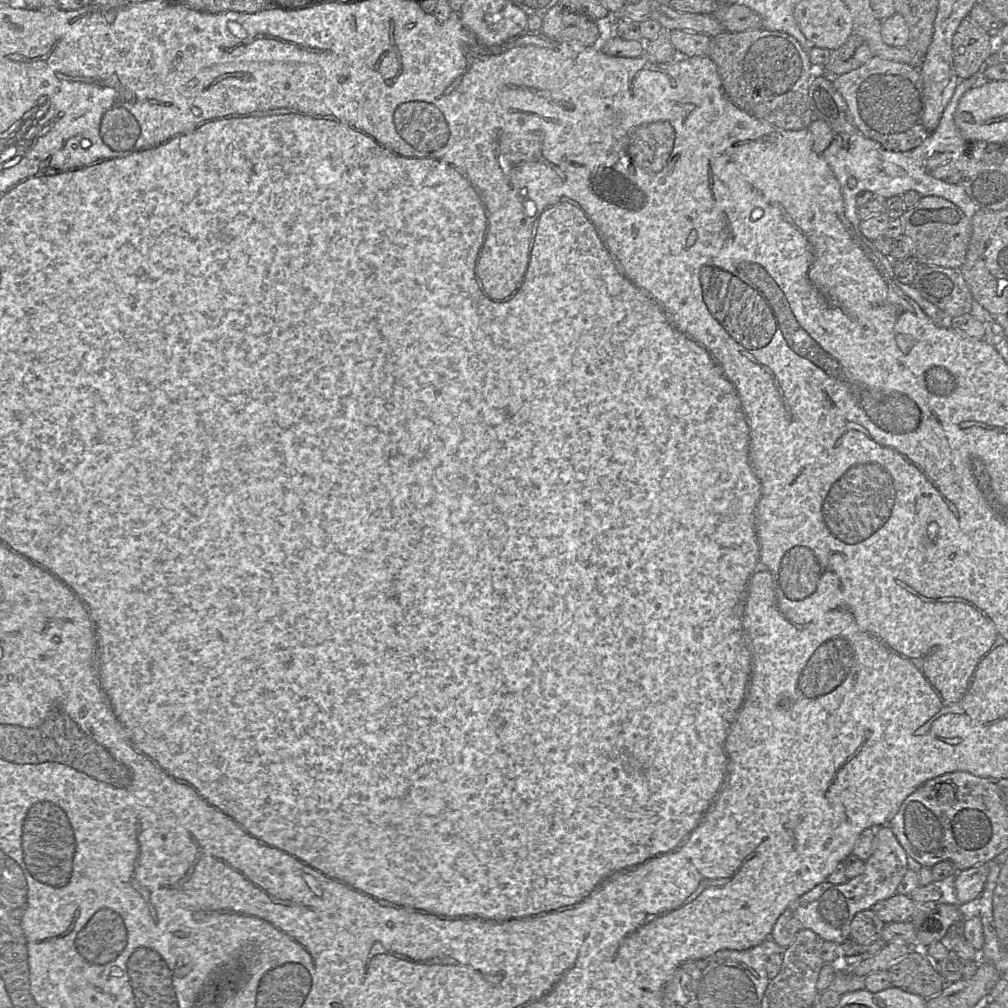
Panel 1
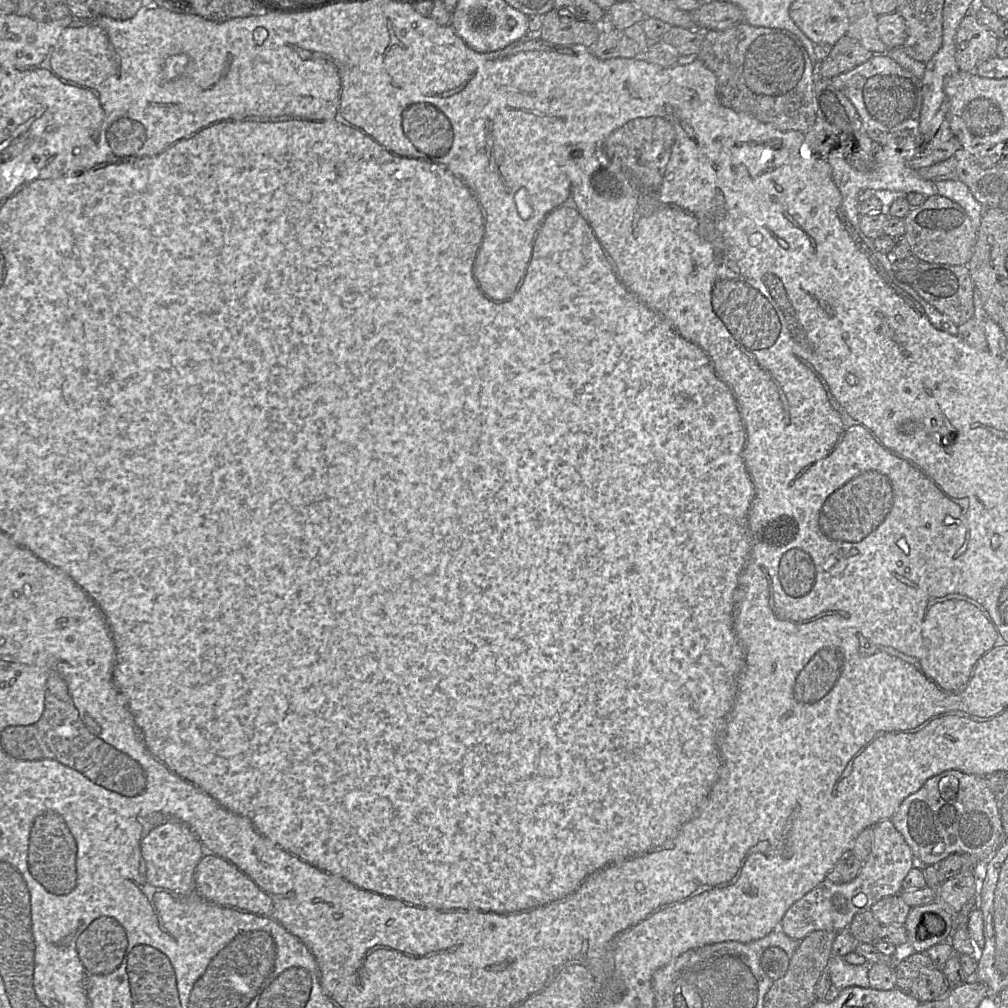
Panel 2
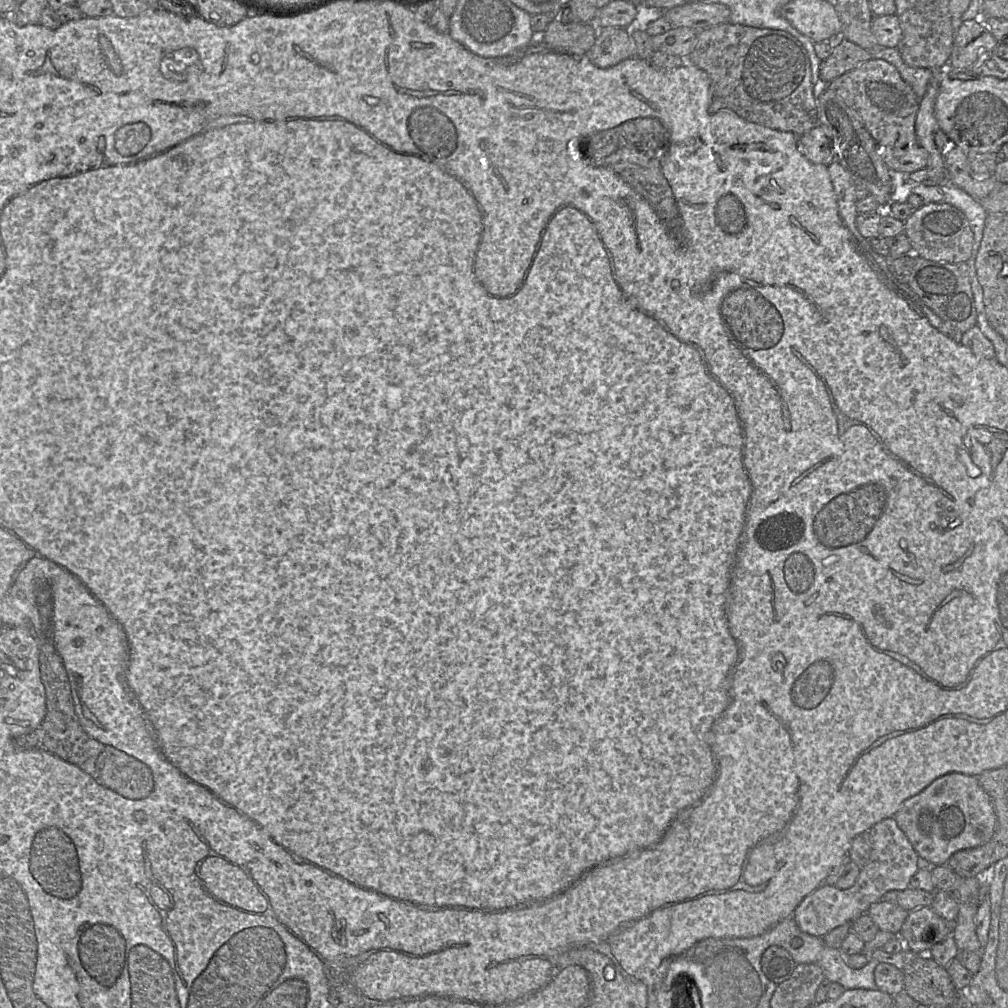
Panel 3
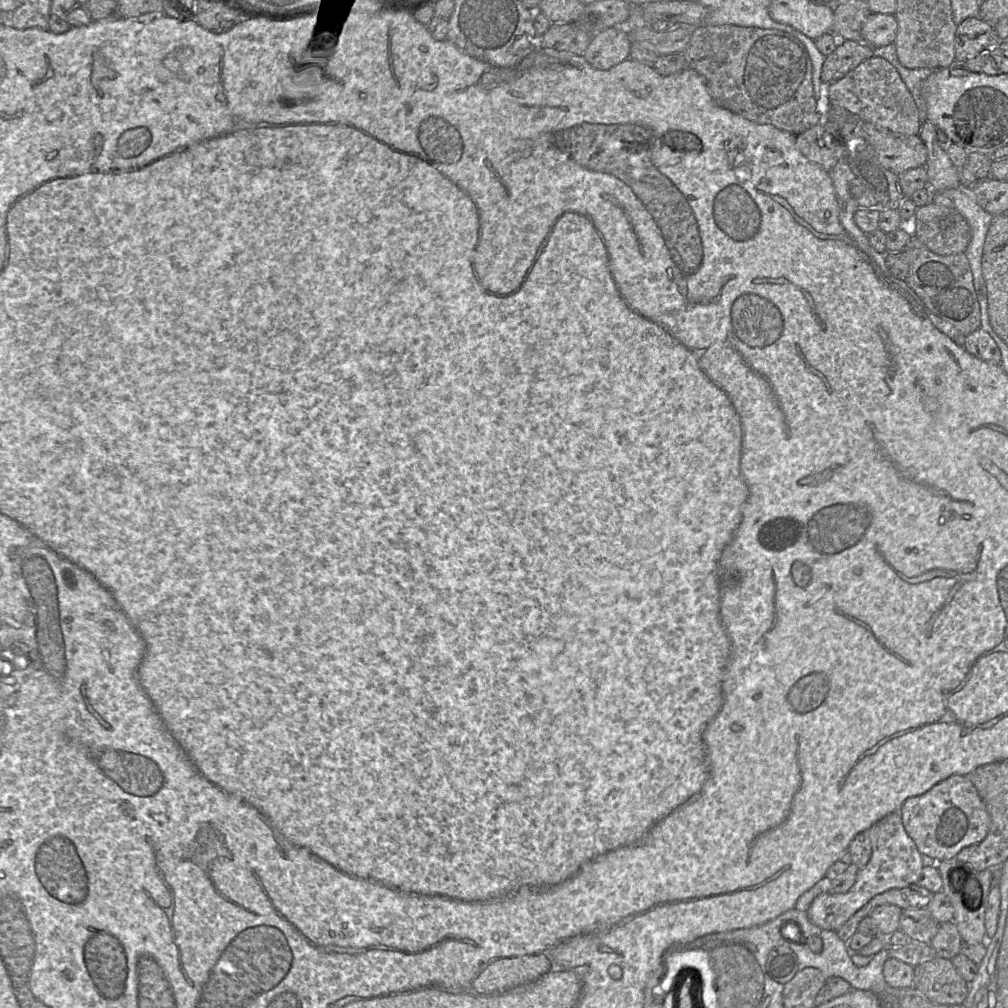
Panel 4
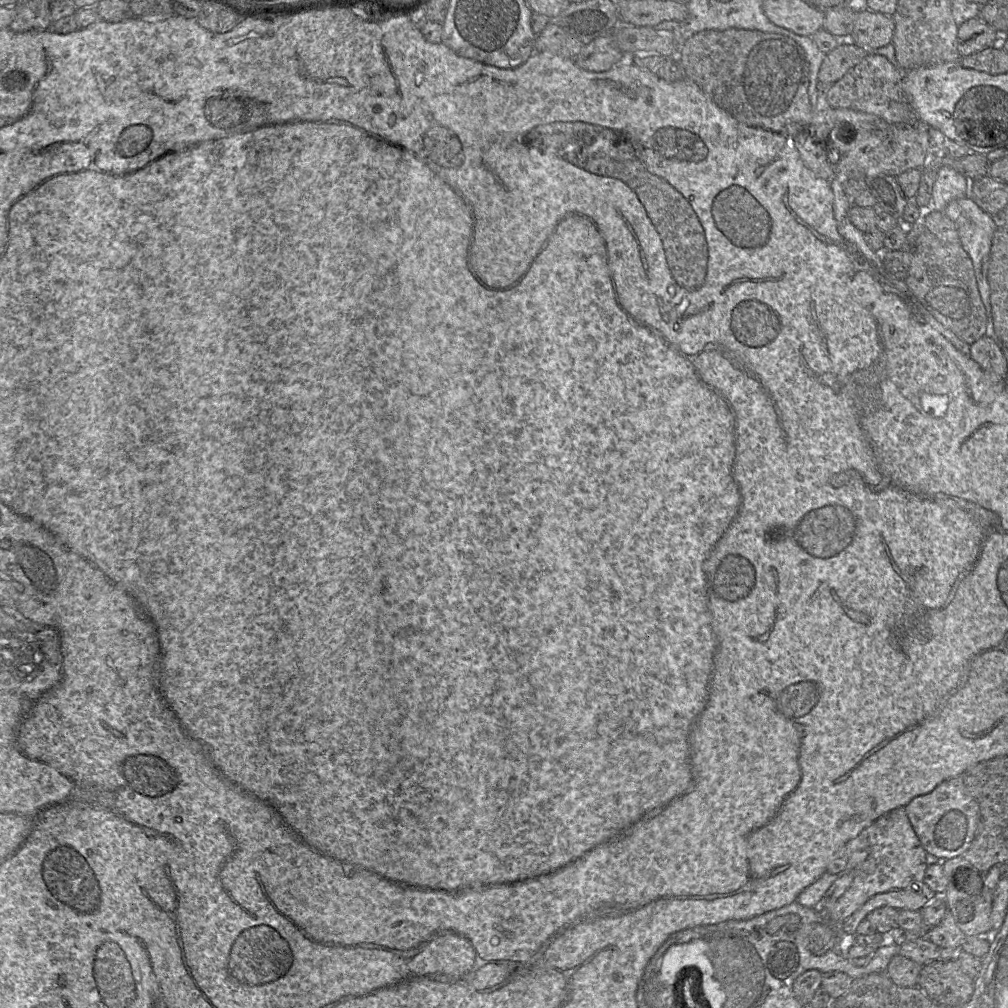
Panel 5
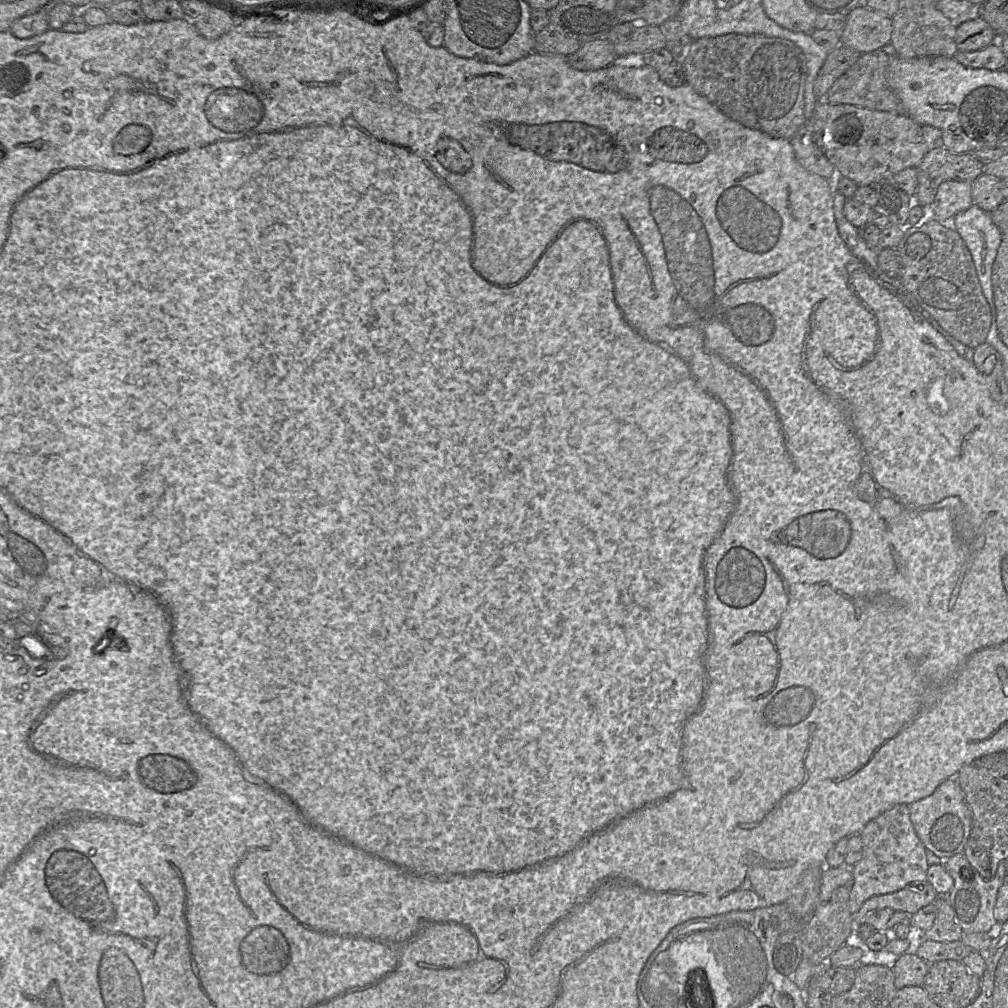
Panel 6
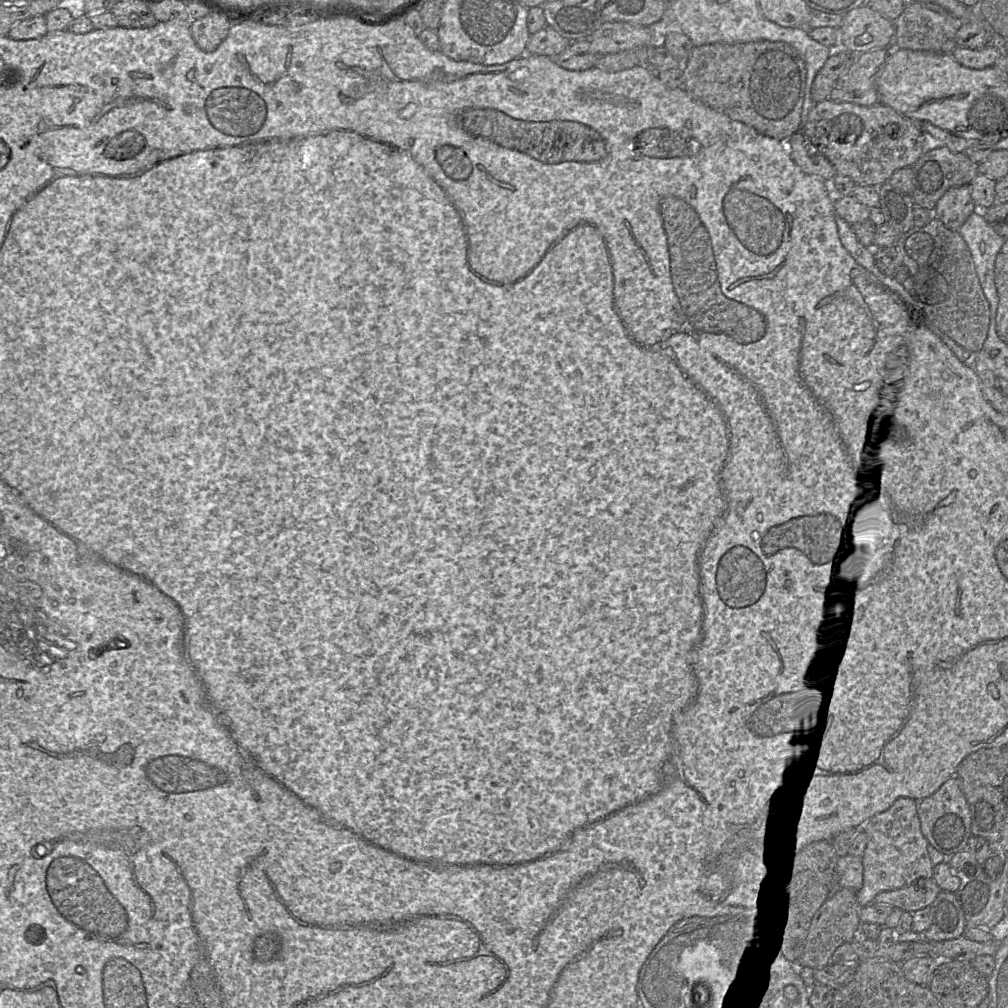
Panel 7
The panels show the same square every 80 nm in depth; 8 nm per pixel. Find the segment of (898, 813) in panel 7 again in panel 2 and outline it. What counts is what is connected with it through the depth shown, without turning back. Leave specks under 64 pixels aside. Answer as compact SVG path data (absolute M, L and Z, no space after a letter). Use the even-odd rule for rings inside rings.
M891 819L878 822L871 829L871 851L858 875L850 882L843 883L833 883L824 879L796 901L787 910L778 927L788 937L800 941L814 931L840 933L848 930L857 913L868 911L879 900L901 892L902 882L913 868L912 850L896 830Z

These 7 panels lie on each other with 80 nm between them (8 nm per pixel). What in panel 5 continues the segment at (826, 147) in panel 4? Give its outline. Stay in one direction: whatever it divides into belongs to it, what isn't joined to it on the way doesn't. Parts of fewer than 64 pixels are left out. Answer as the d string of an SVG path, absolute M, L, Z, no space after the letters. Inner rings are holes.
M808 128L793 137L793 142L807 168L817 177L832 180L835 177L834 165L828 159L826 141L814 140Z

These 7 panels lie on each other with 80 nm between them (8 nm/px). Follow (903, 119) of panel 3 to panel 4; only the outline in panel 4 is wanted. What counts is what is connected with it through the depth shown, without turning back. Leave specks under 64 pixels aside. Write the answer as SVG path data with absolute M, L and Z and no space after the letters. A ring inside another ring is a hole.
M872 56L841 79L829 83L828 100L830 106L841 106L879 130L903 136L919 135L920 112L897 69L884 58Z

